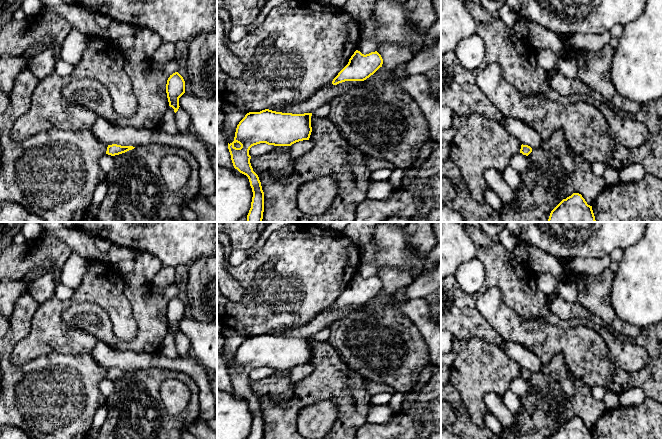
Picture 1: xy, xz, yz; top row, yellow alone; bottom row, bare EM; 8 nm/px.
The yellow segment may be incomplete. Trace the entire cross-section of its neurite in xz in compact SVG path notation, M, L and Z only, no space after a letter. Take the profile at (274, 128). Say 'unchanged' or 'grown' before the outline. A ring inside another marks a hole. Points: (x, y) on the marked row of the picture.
unchanged; M265 109L247 113L237 125L234 141L228 143L228 149L234 168L248 177L252 188L247 222L262 222L264 212L264 192L250 163L250 148L260 143L291 146L309 140L312 132L311 116L312 113L292 114Z

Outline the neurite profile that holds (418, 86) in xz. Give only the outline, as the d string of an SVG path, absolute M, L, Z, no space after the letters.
M424 73L395 78L391 83L417 102L428 122L430 137L441 143L441 104L433 92L431 80Z

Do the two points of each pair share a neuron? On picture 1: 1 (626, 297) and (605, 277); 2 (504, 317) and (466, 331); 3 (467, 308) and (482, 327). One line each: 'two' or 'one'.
1: two
2: two
3: one

